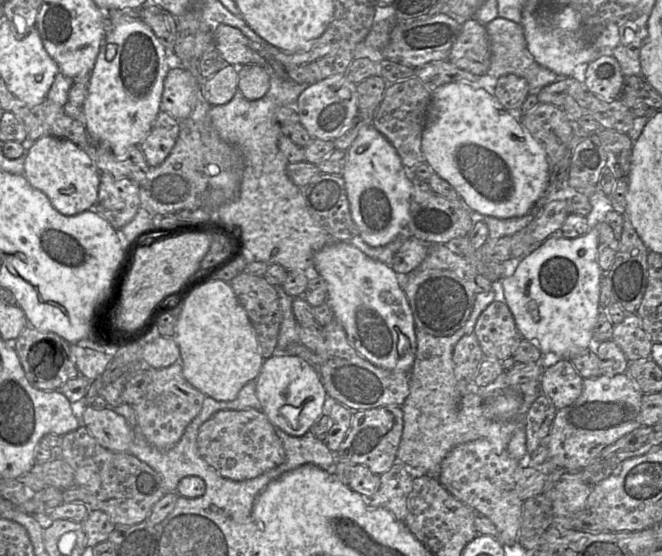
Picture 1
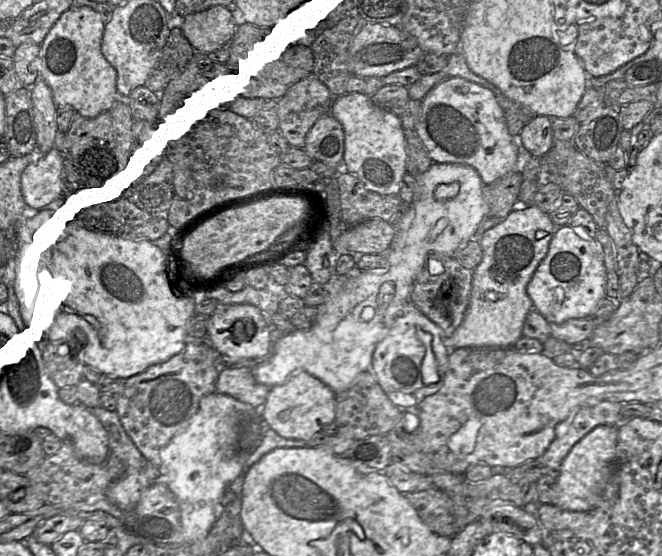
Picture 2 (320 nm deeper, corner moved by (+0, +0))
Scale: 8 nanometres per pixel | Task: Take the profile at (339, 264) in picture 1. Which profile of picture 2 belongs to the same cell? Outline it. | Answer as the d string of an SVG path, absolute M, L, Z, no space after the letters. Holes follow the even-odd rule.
M408 302L386 337L376 345L370 371L395 406L414 407L442 387L449 351L440 328Z

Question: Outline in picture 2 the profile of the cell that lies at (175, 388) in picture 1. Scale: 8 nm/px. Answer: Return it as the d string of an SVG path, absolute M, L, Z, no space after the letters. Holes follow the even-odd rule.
M186 342L182 351L167 361L124 381L121 390L114 394L115 412L124 431L147 461L156 467L162 465L162 449L187 425L200 401L215 391L217 377L213 351Z

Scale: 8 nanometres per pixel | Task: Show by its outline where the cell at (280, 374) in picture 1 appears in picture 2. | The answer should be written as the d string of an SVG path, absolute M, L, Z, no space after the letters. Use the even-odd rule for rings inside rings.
M305 371L294 373L284 384L272 387L261 408L265 423L285 439L309 440L335 420L335 394Z

